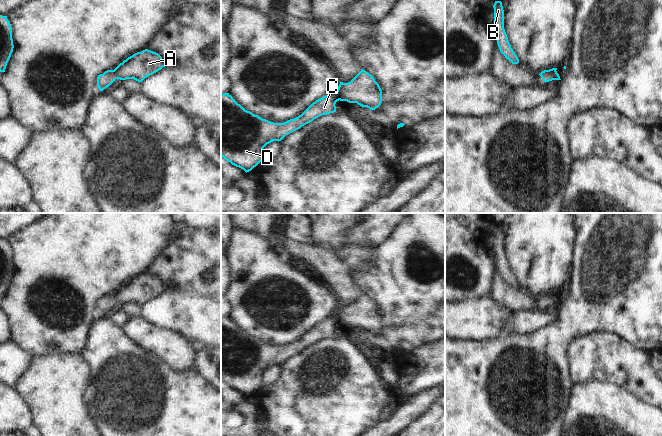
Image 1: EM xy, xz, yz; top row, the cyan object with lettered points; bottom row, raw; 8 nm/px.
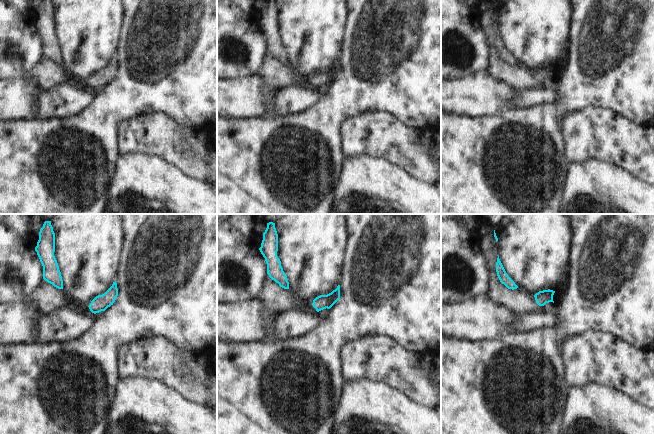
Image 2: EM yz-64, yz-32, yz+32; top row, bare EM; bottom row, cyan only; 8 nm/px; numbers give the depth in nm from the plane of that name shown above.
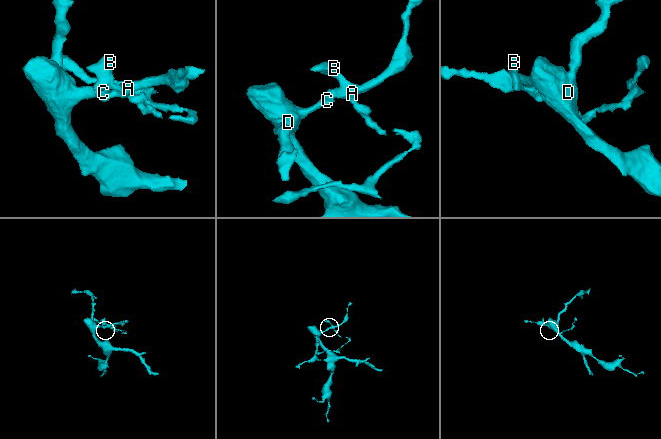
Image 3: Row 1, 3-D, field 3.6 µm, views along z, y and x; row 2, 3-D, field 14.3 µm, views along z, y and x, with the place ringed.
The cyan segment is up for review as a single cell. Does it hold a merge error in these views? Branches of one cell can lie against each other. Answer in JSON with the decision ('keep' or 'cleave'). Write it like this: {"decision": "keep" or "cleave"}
{"decision": "keep"}

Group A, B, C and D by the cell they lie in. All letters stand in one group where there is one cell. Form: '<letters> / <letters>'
A B C D

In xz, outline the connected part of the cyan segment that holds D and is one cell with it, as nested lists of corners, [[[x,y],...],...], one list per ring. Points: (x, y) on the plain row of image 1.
[[[361,294],[350,306],[340,306],[338,313],[313,326],[301,339],[284,347],[274,347],[245,334],[229,317],[221,318],[221,380],[232,389],[246,397],[263,385],[263,372],[273,366],[281,365],[286,359],[300,353],[314,343],[336,336],[337,325],[357,327],[375,334],[382,327],[382,314],[373,300]]]

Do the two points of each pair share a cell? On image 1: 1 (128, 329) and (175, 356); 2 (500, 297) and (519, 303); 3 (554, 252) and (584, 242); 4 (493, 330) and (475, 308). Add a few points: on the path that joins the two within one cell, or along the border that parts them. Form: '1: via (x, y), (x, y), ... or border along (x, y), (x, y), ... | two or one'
1: via (140, 332), (163, 344) | one
2: via (505, 297), (514, 298) | one
3: border along (575, 223), (575, 250), (570, 268) | two
4: via (489, 325), (477, 313) | one

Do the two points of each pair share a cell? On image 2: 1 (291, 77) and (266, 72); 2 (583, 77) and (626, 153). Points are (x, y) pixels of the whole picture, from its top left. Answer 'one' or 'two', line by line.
1: one
2: two

